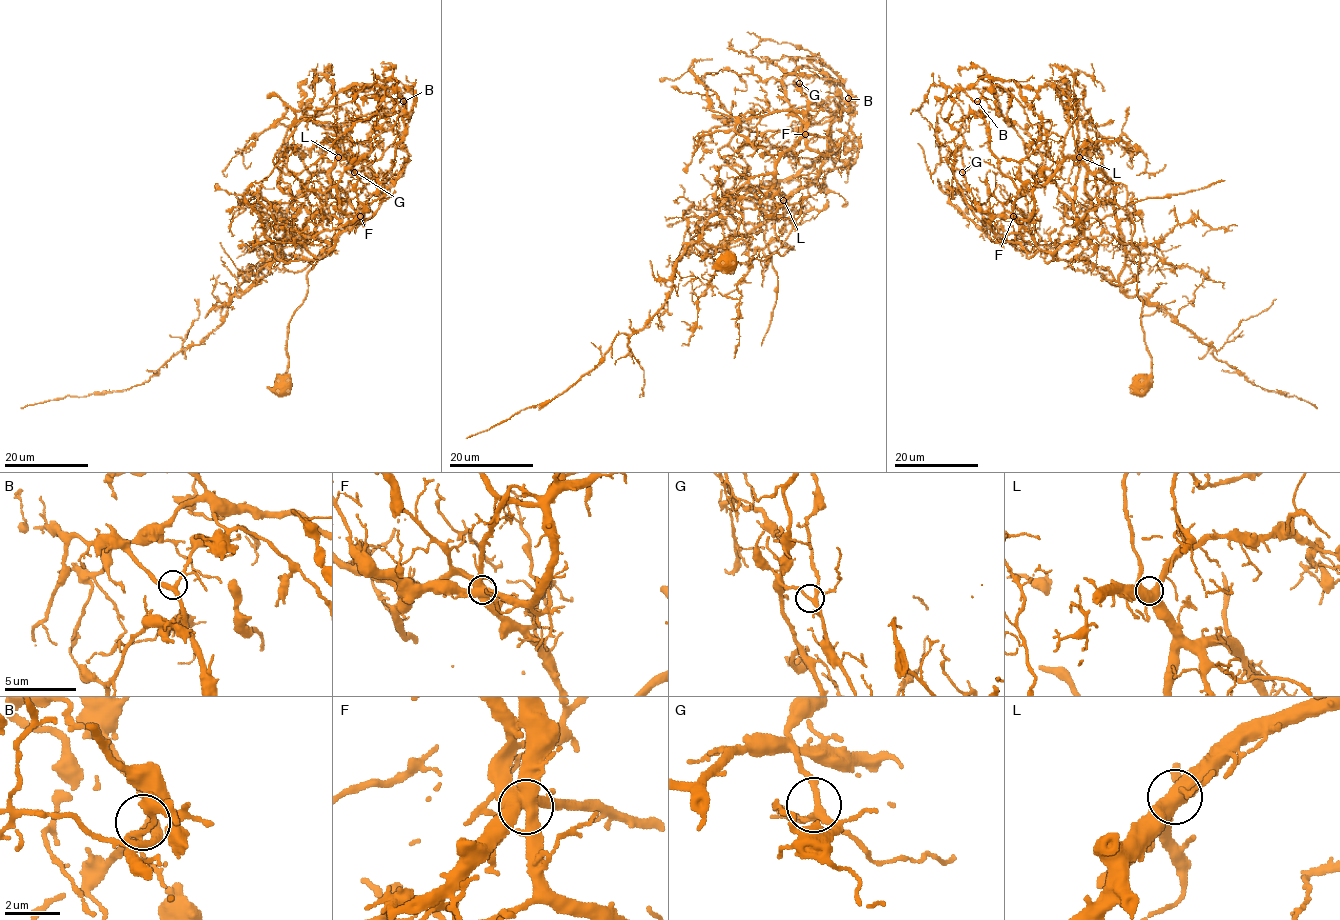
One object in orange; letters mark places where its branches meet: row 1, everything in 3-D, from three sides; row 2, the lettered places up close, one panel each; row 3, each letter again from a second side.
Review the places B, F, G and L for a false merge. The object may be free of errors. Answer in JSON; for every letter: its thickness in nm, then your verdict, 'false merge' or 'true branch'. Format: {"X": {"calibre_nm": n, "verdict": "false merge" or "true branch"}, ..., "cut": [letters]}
{"B": {"calibre_nm": 280, "verdict": "true branch"}, "F": {"calibre_nm": 600, "verdict": "false merge"}, "G": {"calibre_nm": 240, "verdict": "true branch"}, "L": {"calibre_nm": 550, "verdict": "true branch"}, "cut": ["F"]}

